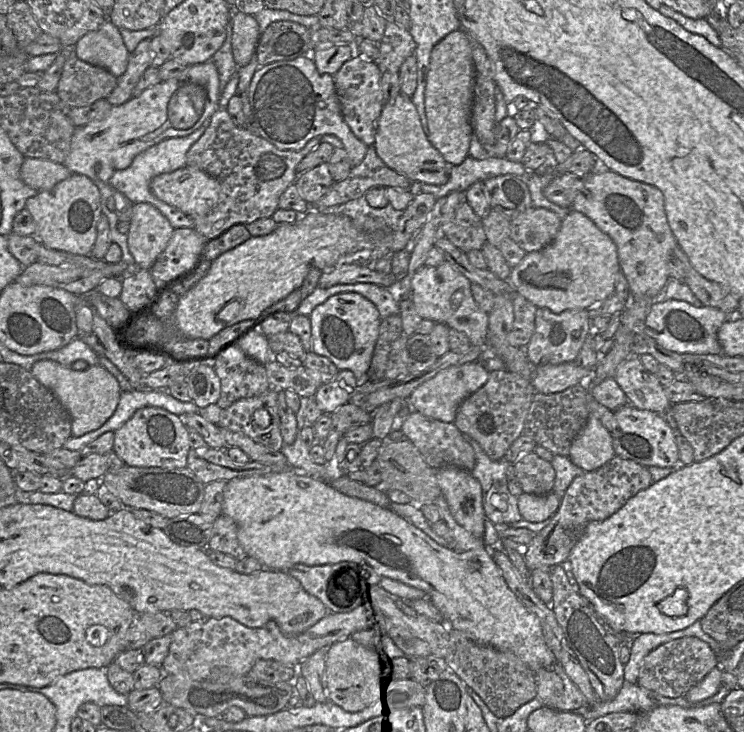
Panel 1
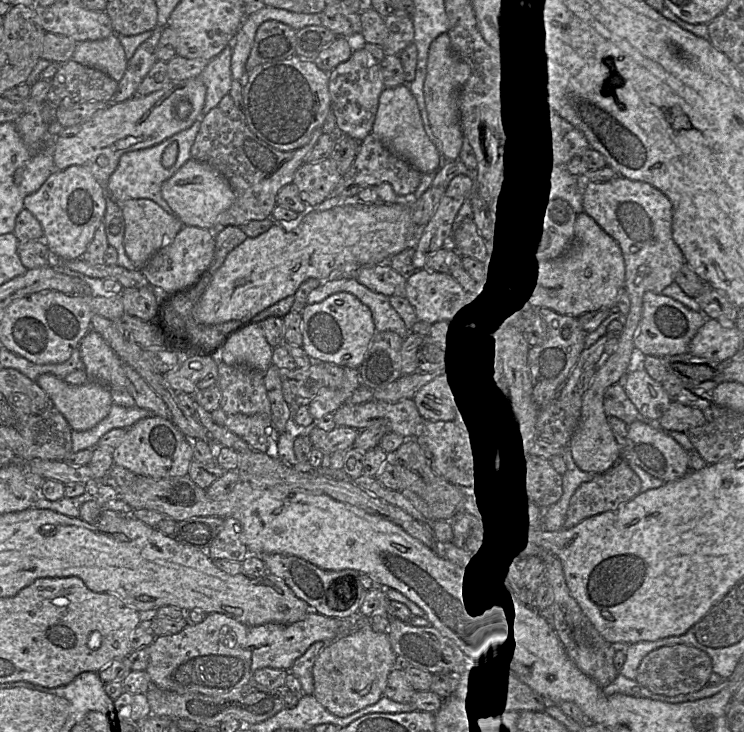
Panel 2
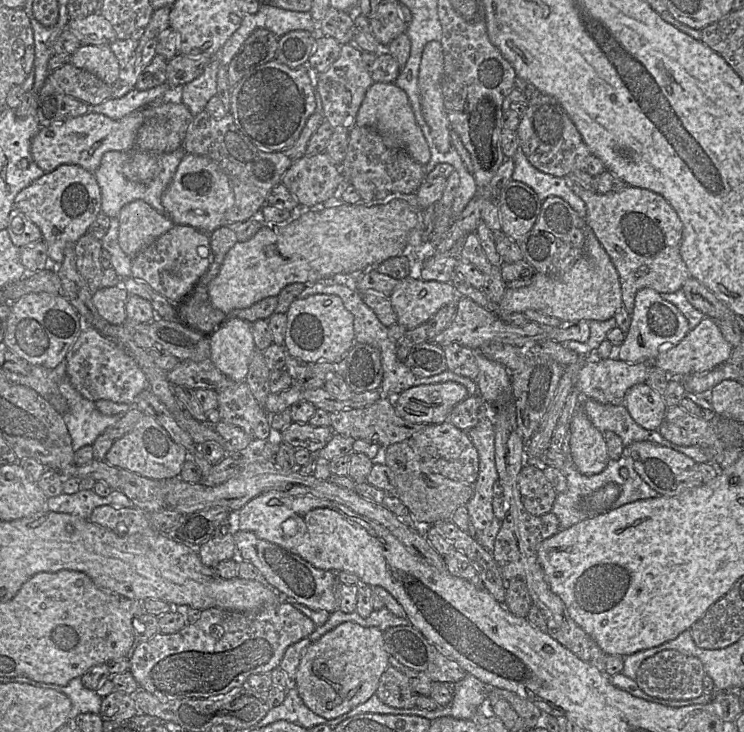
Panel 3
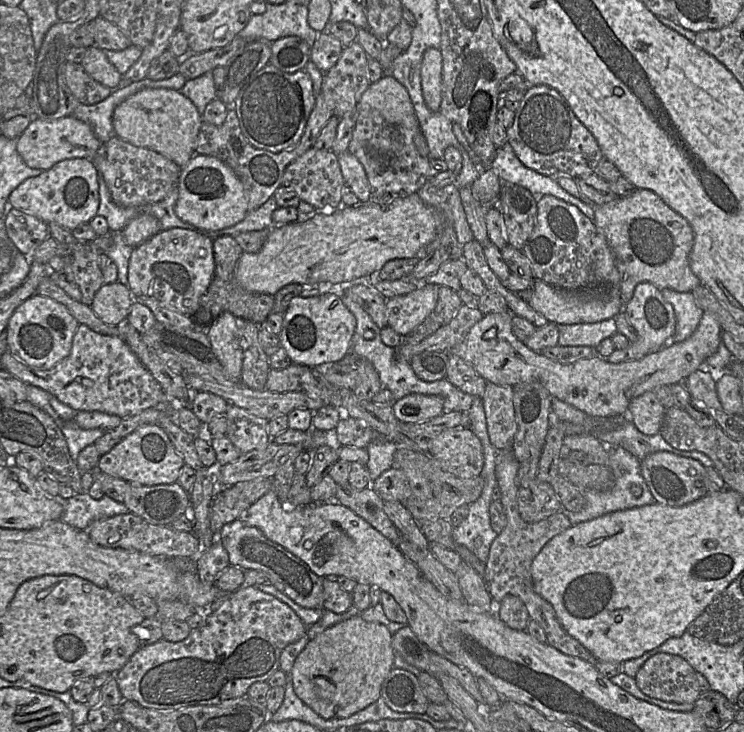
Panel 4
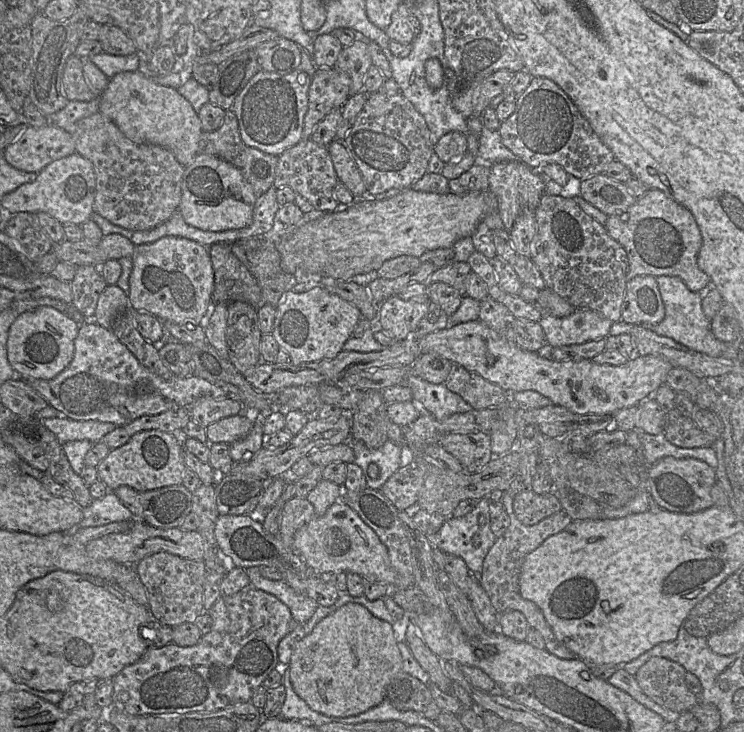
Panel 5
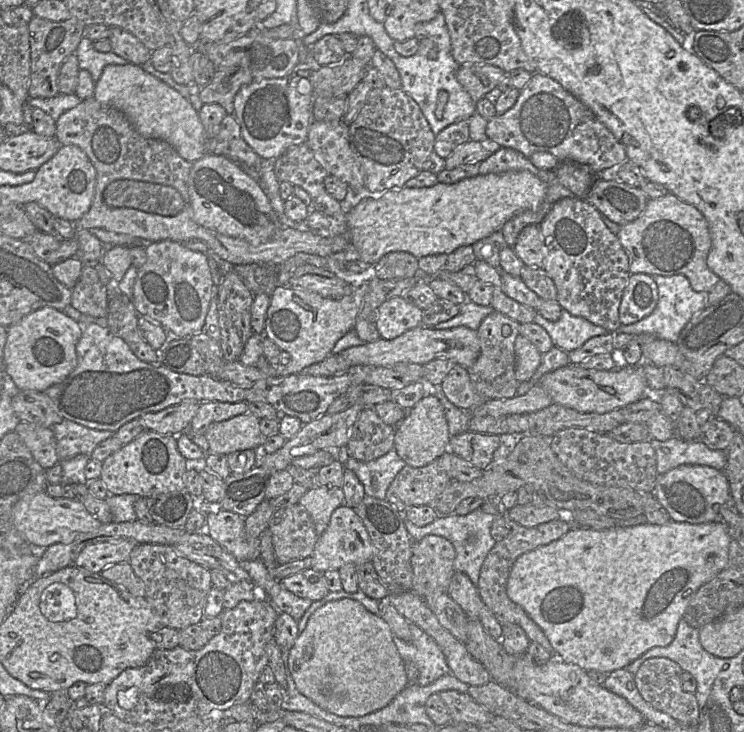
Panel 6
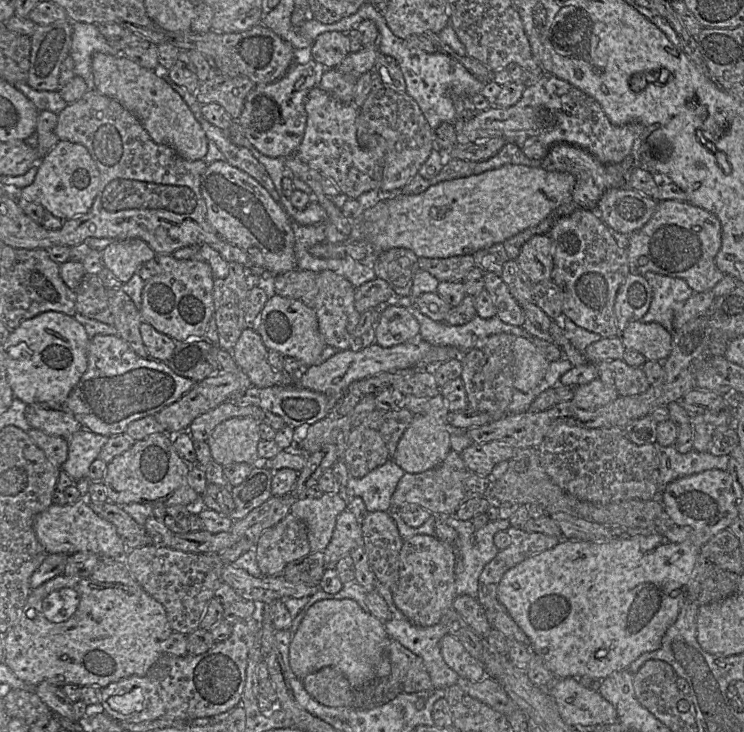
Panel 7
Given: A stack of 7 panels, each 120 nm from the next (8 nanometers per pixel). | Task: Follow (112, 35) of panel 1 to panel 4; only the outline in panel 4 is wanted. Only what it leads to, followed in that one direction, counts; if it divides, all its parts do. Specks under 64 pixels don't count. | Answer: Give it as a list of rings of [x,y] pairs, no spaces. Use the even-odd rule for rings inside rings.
[[[96,46],[87,48],[80,63],[85,72],[98,83],[114,90],[118,88],[121,74],[107,58],[105,52]]]

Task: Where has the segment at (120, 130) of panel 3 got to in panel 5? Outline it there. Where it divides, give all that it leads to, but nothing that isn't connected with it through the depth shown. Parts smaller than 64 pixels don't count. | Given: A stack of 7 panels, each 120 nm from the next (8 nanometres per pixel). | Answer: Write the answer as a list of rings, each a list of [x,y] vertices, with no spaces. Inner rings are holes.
[[[52,123],[41,127],[29,126],[26,131],[3,152],[6,161],[24,172],[40,173],[50,163],[76,152],[72,135]]]

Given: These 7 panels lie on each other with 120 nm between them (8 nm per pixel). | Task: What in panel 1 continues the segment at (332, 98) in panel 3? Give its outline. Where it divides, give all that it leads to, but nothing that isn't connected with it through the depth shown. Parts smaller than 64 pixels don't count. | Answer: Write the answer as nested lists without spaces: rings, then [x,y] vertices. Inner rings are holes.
[[[357,55],[346,61],[332,75],[343,120],[355,137],[366,146],[371,146],[375,142],[378,120],[384,106],[380,87],[381,74],[382,72],[375,62]]]

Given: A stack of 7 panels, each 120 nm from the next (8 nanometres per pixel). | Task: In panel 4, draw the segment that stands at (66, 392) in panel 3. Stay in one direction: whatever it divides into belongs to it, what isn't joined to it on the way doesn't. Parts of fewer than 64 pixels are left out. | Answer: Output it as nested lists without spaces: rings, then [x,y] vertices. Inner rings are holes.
[[[51,396],[51,407],[56,411],[59,420],[57,425],[61,429],[73,461],[77,465],[79,453],[88,445],[95,443],[109,430],[82,429],[74,422],[75,415],[79,412],[60,402],[55,396]]]

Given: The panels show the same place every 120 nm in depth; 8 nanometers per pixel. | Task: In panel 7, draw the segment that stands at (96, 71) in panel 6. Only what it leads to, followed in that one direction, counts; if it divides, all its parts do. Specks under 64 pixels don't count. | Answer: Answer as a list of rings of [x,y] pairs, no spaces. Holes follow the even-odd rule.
[[[71,22],[72,40],[69,56],[74,61],[75,76],[81,77],[87,84],[88,91],[95,90],[92,73],[92,56],[97,53],[124,56],[111,47],[100,33],[98,26],[85,22]]]

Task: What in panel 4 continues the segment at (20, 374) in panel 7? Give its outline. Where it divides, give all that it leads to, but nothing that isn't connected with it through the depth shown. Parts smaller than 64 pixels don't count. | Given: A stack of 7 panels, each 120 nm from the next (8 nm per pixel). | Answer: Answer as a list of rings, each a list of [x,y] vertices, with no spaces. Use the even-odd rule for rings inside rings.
[[[34,294],[15,309],[8,321],[5,330],[8,351],[32,368],[49,370],[69,355],[79,325],[63,304]]]

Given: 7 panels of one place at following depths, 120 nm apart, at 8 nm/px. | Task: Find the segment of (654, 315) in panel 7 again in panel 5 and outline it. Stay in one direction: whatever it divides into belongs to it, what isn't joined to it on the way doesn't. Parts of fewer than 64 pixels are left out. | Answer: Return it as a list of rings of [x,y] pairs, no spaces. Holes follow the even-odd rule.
[[[674,276],[657,277],[658,288],[665,307],[665,317],[657,324],[642,323],[630,324],[623,321],[615,322],[610,329],[610,335],[621,336],[629,333],[634,327],[641,326],[645,329],[652,330],[660,336],[665,336],[686,346],[687,348],[706,354],[711,357],[724,357],[723,353],[727,348],[726,342],[718,340],[712,330],[710,321],[706,318],[702,309],[703,294],[692,292],[685,283]]]

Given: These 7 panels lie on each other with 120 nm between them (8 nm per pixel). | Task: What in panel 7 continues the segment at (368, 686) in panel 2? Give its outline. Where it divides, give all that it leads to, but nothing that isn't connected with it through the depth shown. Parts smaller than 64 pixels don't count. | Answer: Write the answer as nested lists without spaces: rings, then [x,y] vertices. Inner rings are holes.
[[[324,599],[315,602],[306,612],[297,631],[292,636],[289,647],[289,664],[299,680],[317,672],[324,667],[338,669],[353,687],[364,687],[374,680],[379,680],[390,674],[390,660],[388,645],[390,638],[386,632],[384,622],[366,613],[360,605],[352,599]]]

